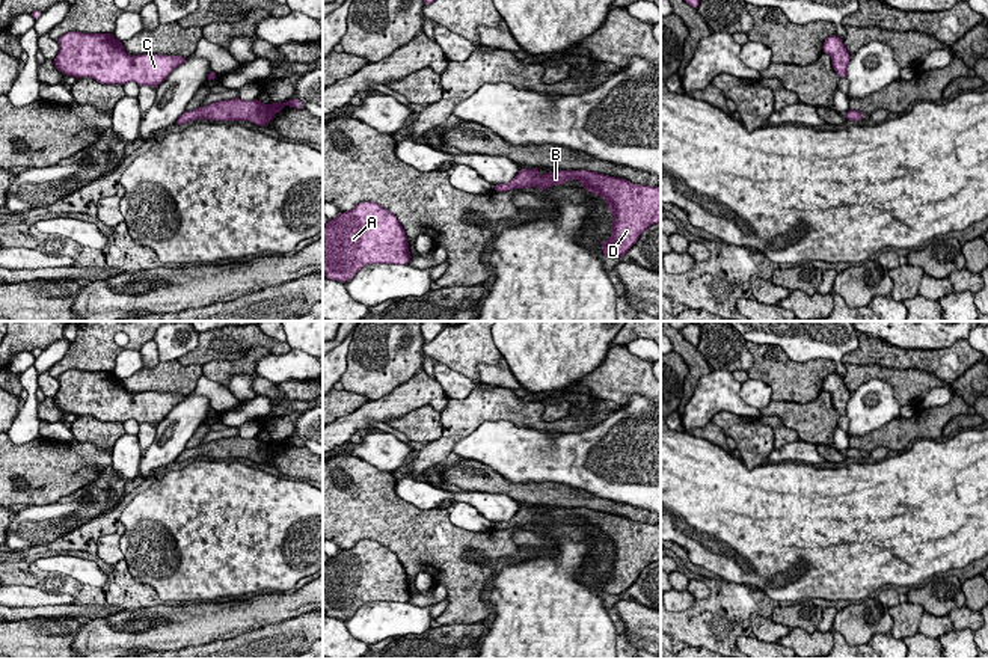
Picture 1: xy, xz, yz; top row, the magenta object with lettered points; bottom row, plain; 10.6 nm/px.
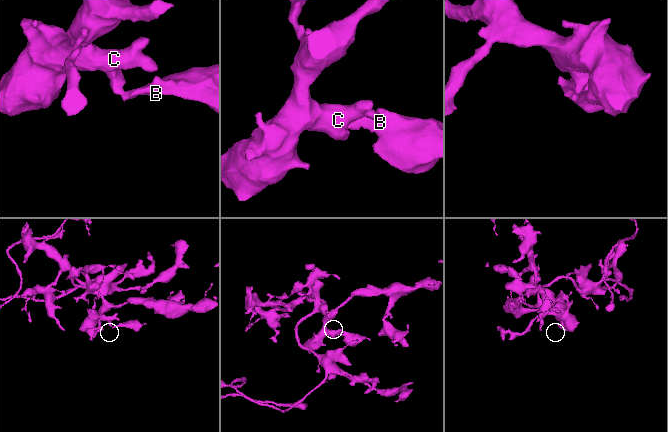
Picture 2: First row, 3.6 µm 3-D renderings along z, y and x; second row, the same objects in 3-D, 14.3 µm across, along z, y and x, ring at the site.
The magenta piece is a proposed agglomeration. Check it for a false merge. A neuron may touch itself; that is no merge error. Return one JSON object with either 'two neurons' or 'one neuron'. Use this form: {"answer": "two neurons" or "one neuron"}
{"answer": "one neuron"}

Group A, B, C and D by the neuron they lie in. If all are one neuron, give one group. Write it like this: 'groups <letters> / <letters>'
groups A B C D

